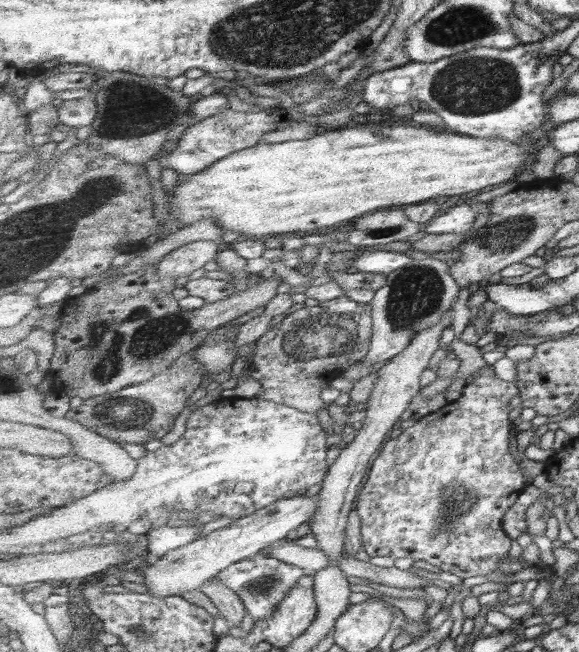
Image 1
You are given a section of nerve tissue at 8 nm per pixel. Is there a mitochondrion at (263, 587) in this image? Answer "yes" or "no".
yes

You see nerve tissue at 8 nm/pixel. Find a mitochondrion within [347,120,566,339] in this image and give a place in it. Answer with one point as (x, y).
(415, 294)

